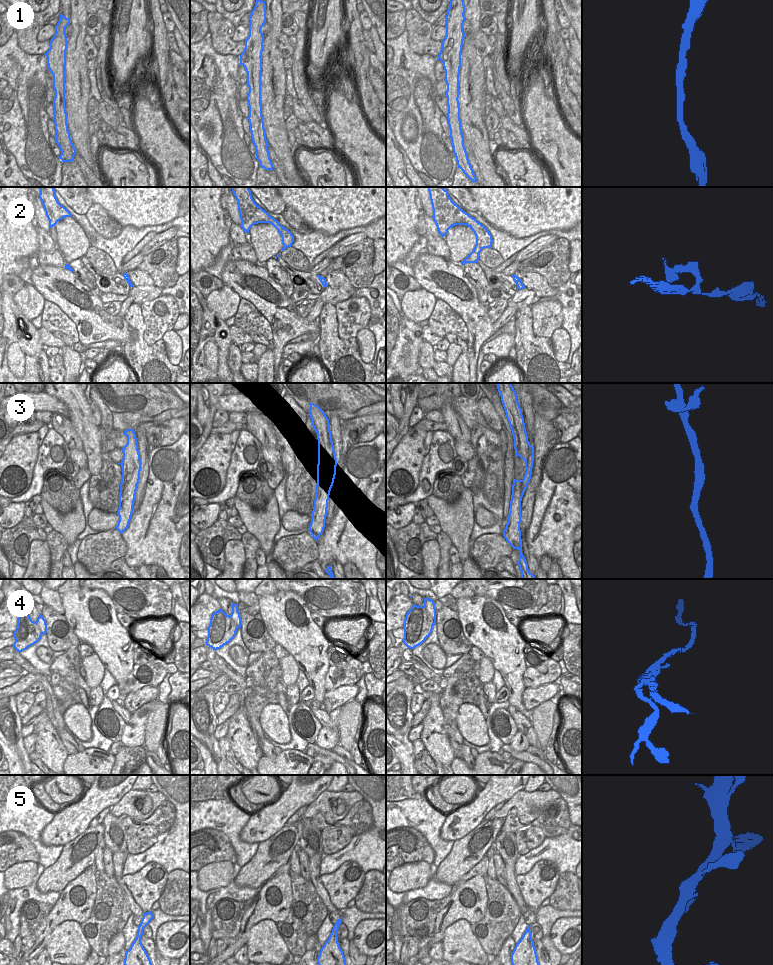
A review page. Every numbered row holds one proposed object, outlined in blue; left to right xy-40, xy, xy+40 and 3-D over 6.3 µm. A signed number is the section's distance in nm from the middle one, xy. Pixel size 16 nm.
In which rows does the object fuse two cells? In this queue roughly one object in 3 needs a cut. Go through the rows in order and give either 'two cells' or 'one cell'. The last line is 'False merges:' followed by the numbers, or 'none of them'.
1: one cell
2: two cells
3: one cell
4: two cells
5: one cell
False merges: 2, 4

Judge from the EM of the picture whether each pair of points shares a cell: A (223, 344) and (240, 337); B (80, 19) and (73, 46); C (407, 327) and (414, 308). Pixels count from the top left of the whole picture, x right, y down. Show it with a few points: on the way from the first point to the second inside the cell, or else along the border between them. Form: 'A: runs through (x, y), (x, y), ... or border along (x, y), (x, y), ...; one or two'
A: border along (229, 327), (233, 342); two
B: runs through (78, 26), (76, 39); one
C: border along (401, 313), (418, 323); two

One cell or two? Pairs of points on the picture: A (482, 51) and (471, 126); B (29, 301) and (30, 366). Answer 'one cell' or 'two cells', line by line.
A: two cells
B: two cells

